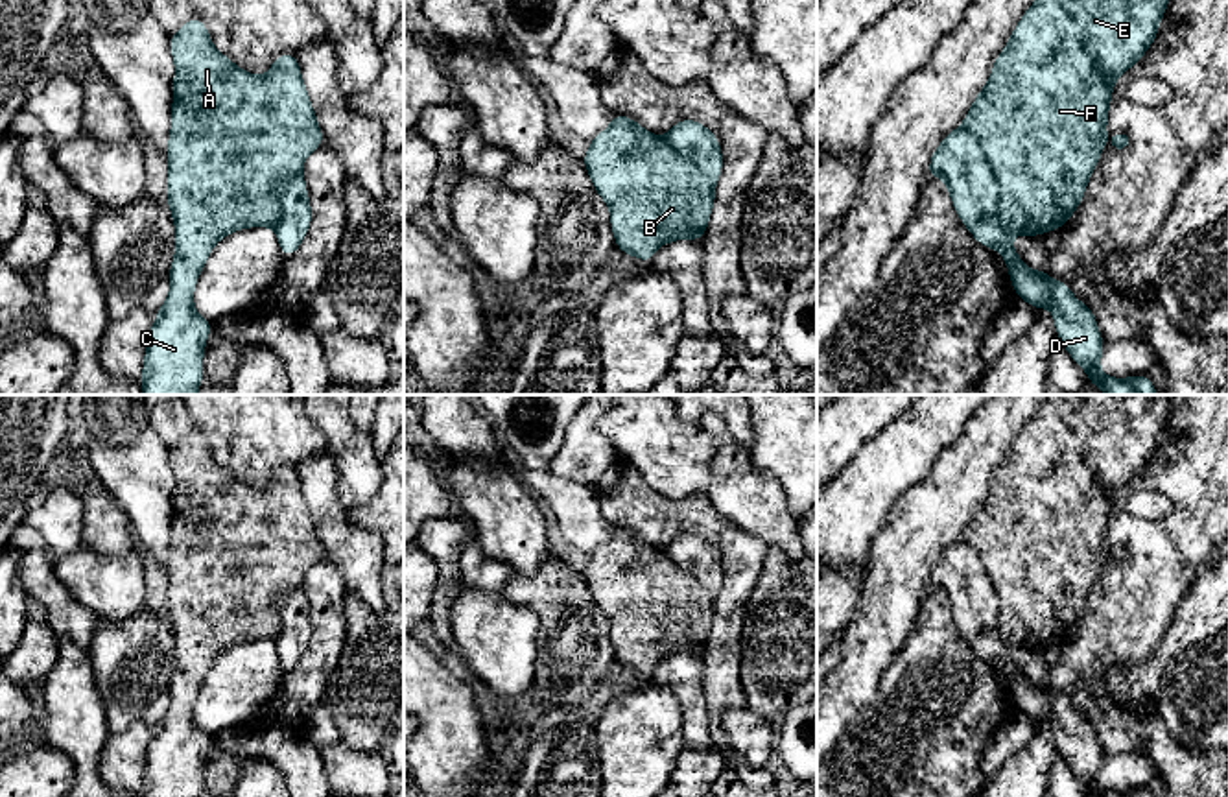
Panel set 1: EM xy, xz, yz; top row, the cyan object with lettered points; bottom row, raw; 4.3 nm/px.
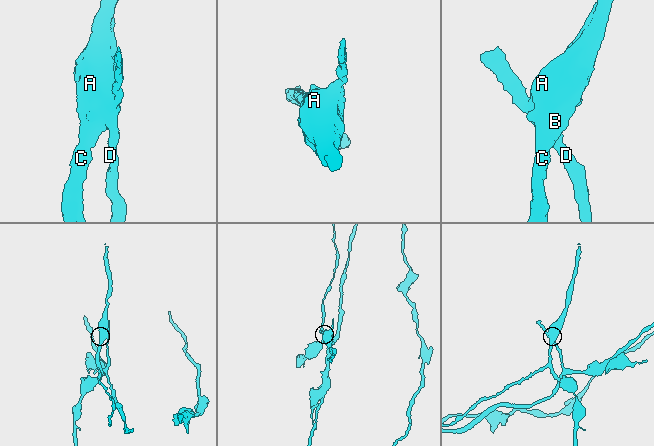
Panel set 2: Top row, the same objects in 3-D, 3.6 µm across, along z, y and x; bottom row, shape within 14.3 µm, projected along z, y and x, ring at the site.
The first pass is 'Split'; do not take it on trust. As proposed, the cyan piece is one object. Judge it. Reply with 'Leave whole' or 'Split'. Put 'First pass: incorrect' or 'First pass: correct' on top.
First pass: correct
Split

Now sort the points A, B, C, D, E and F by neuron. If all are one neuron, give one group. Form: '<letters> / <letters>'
A B C E F / D

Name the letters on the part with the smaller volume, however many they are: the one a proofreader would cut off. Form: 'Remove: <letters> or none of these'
Remove: A, B, C, E, F

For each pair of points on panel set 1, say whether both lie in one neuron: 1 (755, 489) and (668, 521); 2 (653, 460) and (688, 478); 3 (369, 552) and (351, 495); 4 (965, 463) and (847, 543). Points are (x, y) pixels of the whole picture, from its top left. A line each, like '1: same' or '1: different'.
1: different
2: same
3: different
4: different

